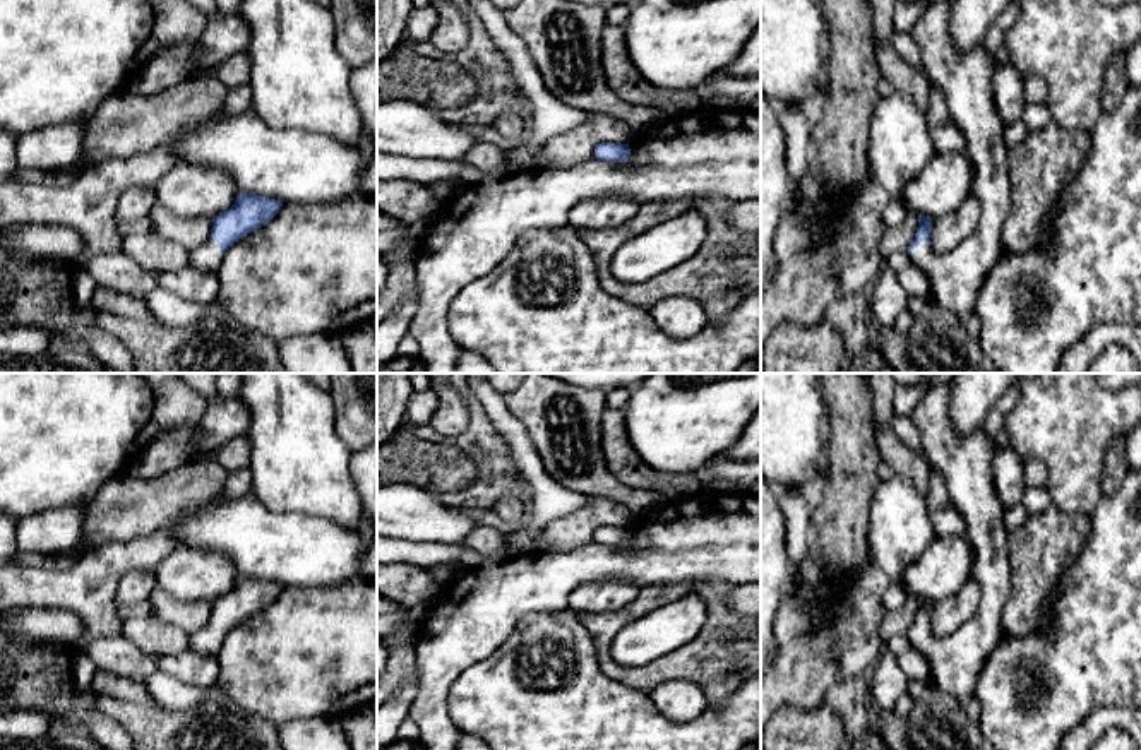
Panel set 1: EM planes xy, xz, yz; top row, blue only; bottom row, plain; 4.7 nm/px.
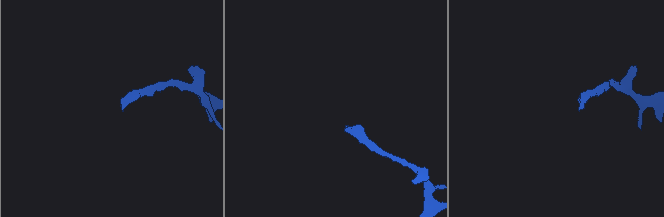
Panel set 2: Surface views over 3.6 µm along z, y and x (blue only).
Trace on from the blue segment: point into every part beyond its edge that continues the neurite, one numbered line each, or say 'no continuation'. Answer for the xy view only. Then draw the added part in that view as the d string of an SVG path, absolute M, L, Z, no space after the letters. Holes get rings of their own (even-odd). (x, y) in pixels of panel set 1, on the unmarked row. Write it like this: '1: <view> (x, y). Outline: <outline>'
1: xy (208, 641). Outline: M209 620L200 630L190 635L190 651L199 656L219 656L221 649L223 637L212 620Z

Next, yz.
1: yz (965, 461). Outline: M951 382L930 387L923 399L911 409L910 418L922 437L923 457L930 469L942 474L951 503L965 519L965 538L973 553L971 575L980 584L980 603L977 613L947 637L935 637L932 630L922 623L910 639L910 646L925 656L930 663L930 671L941 692L956 700L975 697L977 682L983 664L1001 637L1001 613L1011 589L1011 562L1007 551L1007 534L1004 526L1004 507L997 498L992 479L992 462L997 447L987 437L983 426L968 433L958 435L949 418Z

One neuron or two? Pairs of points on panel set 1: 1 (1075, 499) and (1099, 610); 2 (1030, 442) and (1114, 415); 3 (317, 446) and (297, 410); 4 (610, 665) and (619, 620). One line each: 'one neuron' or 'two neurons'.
1: two neurons
2: one neuron
3: one neuron
4: one neuron

